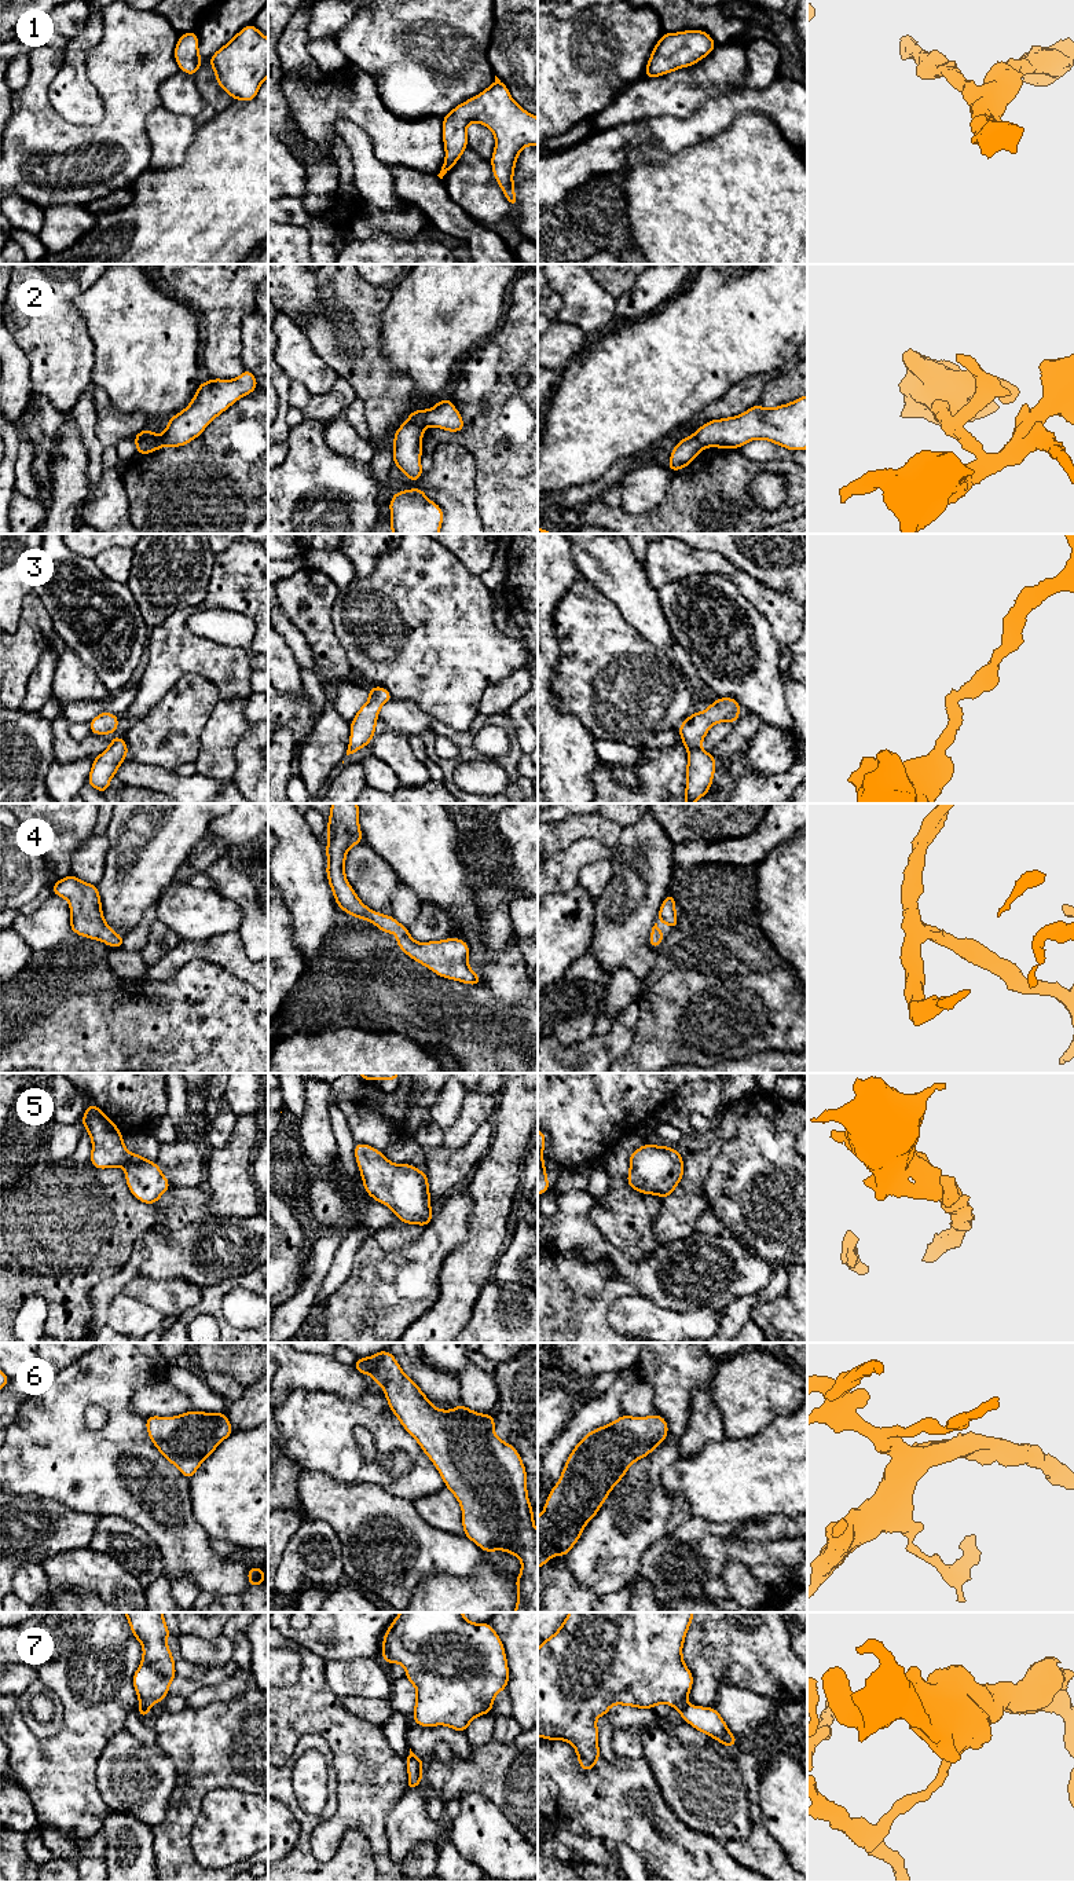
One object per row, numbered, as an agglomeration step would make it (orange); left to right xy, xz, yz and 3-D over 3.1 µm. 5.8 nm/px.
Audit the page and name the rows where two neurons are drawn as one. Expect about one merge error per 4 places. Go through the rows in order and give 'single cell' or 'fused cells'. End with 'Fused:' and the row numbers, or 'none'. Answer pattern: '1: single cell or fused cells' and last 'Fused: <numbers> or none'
1: single cell
2: fused cells
3: single cell
4: single cell
5: single cell
6: single cell
7: fused cells
Fused: 2, 7

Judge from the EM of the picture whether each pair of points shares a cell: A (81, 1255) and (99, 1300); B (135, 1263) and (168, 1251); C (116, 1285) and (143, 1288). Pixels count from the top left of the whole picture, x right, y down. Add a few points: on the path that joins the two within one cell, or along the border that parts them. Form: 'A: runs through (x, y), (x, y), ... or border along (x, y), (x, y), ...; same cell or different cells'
A: border along (120, 1267), (96, 1285), (91, 1295), (90, 1320); different cells
B: runs through (143, 1262), (151, 1256), (160, 1256); same cell
C: border along (156, 1280), (135, 1277), (123, 1292); different cells

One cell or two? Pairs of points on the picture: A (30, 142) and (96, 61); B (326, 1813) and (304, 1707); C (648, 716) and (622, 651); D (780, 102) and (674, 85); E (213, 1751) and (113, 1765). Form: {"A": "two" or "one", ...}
{"A": "one", "B": "two", "C": "one", "D": "two", "E": "two"}

